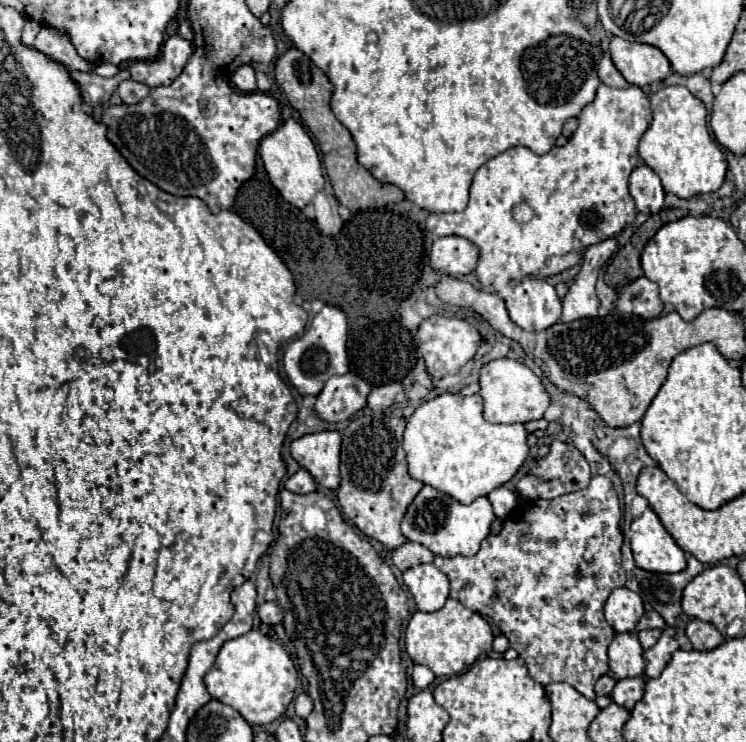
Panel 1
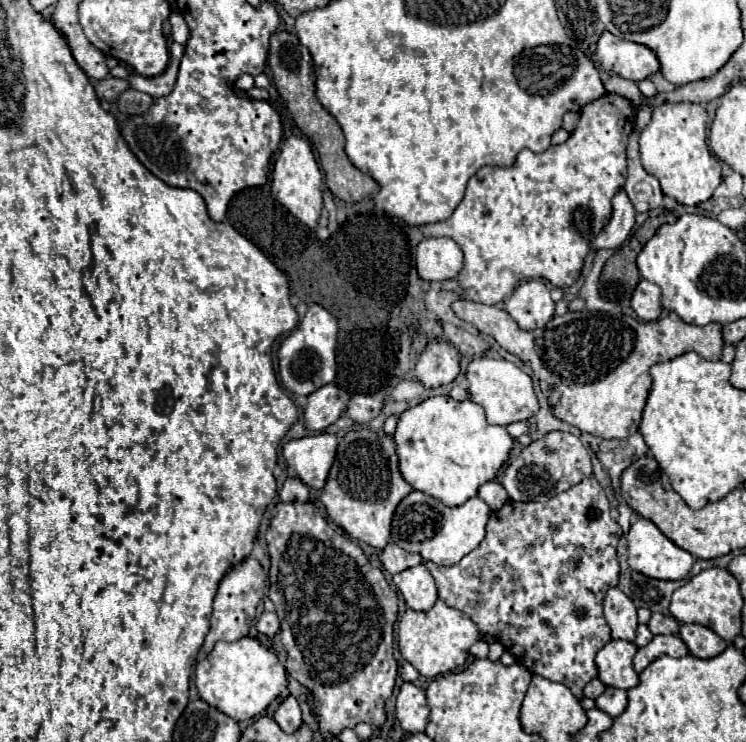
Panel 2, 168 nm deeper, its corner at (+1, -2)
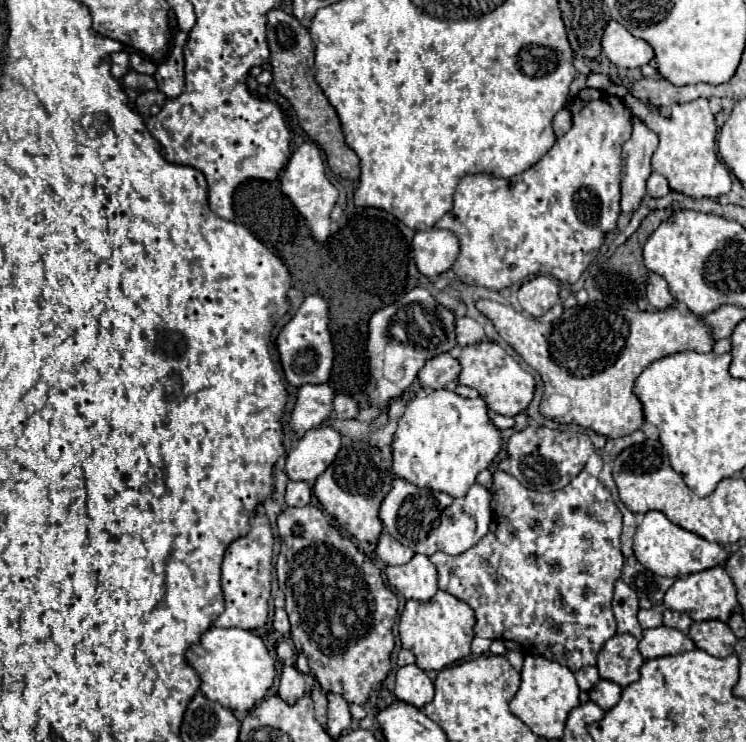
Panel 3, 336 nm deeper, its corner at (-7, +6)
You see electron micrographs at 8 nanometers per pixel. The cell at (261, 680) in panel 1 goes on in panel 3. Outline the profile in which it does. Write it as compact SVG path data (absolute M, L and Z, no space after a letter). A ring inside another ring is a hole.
M210 626L196 644L186 650L188 664L200 676L200 690L208 700L220 702L232 712L246 712L262 700L274 682L274 660L270 658L262 638L242 628Z

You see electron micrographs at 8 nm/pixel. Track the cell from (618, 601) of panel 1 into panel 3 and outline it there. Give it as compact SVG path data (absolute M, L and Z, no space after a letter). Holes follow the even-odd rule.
M622 580L616 582L614 588L614 600L612 600L612 610L618 622L618 634L632 634L634 638L640 640L642 628L638 624L638 596L632 588L628 588Z

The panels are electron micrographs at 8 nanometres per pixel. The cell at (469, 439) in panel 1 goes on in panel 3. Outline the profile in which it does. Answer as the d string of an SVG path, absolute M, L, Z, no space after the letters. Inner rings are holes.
M432 390L414 396L398 420L392 444L392 472L418 488L432 488L450 496L464 496L480 470L500 452L500 432L490 424L482 398L462 398L450 390Z

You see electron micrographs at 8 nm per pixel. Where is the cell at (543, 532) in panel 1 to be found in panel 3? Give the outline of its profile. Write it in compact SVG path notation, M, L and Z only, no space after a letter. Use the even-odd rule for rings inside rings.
M582 470L566 488L562 490L556 490L556 492L548 492L548 494L542 494L542 492L536 492L536 490L530 490L530 488L524 488L514 476L506 474L506 472L494 472L492 474L492 488L490 488L490 498L496 500L496 512L494 512L494 520L490 524L490 532L476 544L472 546L468 552L464 554L458 554L458 556L450 556L450 554L444 554L444 552L436 552L430 556L432 564L436 566L438 570L438 588L440 590L446 590L450 592L452 596L456 596L458 600L466 602L472 610L474 610L474 616L476 616L476 624L474 624L474 634L480 636L480 638L488 638L488 640L512 640L512 642L518 642L528 654L532 656L542 656L542 658L548 658L548 660L554 660L554 662L560 662L564 666L568 666L572 672L578 670L578 668L584 668L584 666L596 666L596 656L598 652L602 650L604 642L608 638L612 638L616 634L616 620L614 620L614 614L612 614L612 592L614 592L614 582L620 578L622 574L622 562L624 562L624 556L620 552L620 530L622 530L622 516L610 496L610 492L606 490L606 486L590 476L586 470ZM480 572L494 572L494 584L488 586L488 590L478 590L478 576Z

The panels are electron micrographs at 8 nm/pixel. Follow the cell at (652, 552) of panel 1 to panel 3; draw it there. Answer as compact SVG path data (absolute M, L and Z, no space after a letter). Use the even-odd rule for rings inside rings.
M646 512L642 518L642 524L638 526L634 534L634 556L640 564L644 564L648 570L652 570L658 576L688 576L692 572L702 572L708 568L714 568L728 560L730 552L716 542L708 542L694 532L688 532L680 528L678 524L672 524L662 512Z

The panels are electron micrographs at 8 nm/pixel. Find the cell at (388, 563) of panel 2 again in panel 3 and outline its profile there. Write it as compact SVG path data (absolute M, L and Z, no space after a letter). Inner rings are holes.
M386 530L380 534L378 542L376 542L376 556L390 564L390 566L396 566L396 564L406 564L410 562L410 558L414 556L414 552L406 546L402 546L398 540L394 540Z

